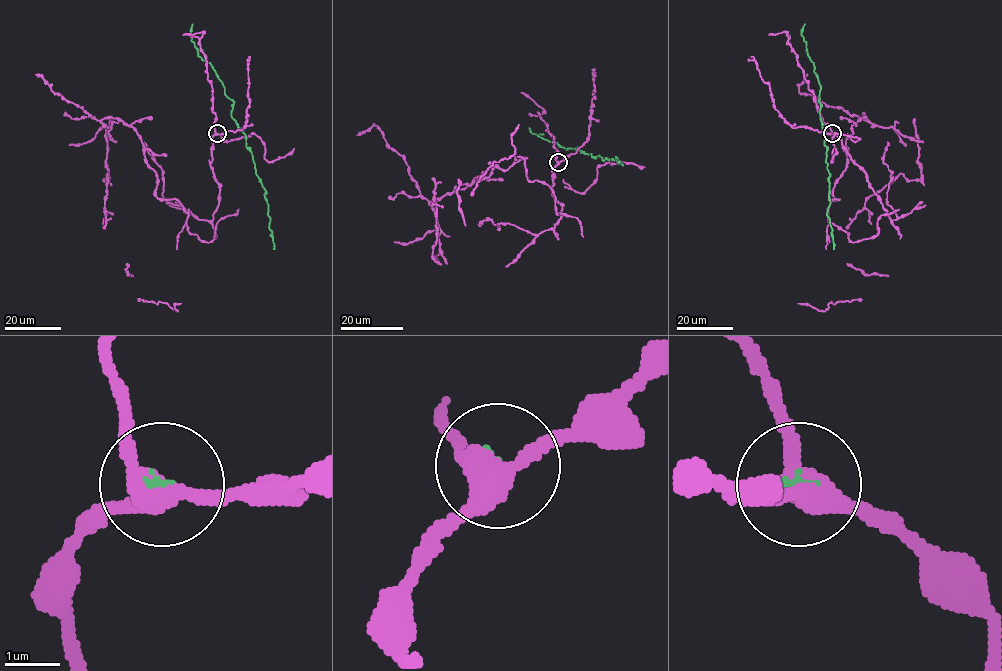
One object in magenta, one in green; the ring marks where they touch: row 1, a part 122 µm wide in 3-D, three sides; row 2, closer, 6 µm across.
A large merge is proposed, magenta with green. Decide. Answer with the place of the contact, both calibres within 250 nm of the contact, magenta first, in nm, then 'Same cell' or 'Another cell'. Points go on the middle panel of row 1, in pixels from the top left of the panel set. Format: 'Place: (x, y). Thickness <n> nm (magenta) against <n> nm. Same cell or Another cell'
Place: (558, 162). Thickness 380 nm (magenta) against 100 nm. Another cell

